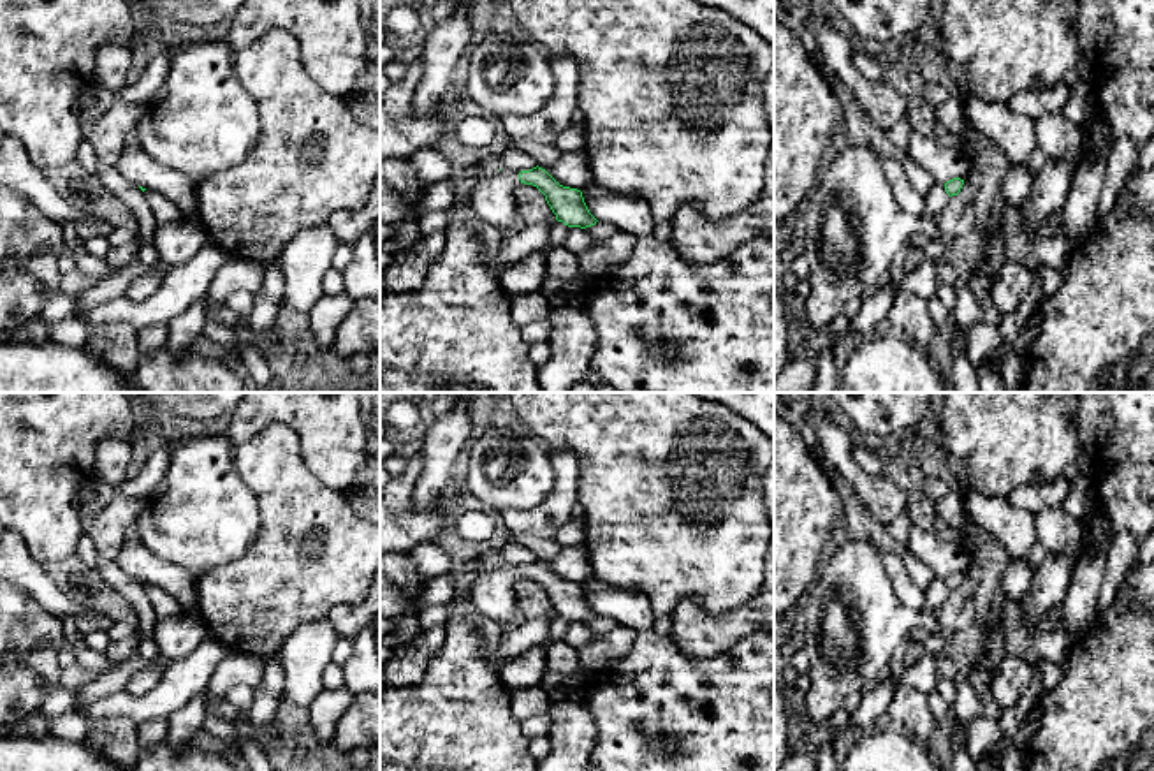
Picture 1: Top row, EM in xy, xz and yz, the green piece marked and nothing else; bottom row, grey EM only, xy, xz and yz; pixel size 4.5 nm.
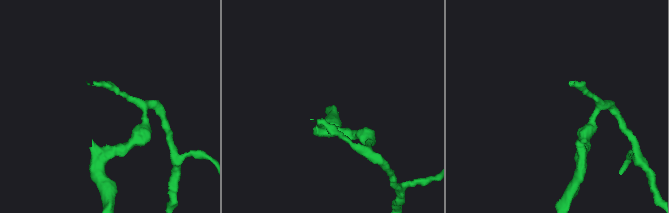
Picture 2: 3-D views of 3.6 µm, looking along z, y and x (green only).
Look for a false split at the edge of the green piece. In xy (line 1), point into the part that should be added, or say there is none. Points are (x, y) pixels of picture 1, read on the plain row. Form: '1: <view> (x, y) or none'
1: none

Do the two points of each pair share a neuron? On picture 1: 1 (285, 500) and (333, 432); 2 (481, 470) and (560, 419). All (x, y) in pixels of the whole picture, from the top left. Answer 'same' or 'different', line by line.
1: different
2: different

